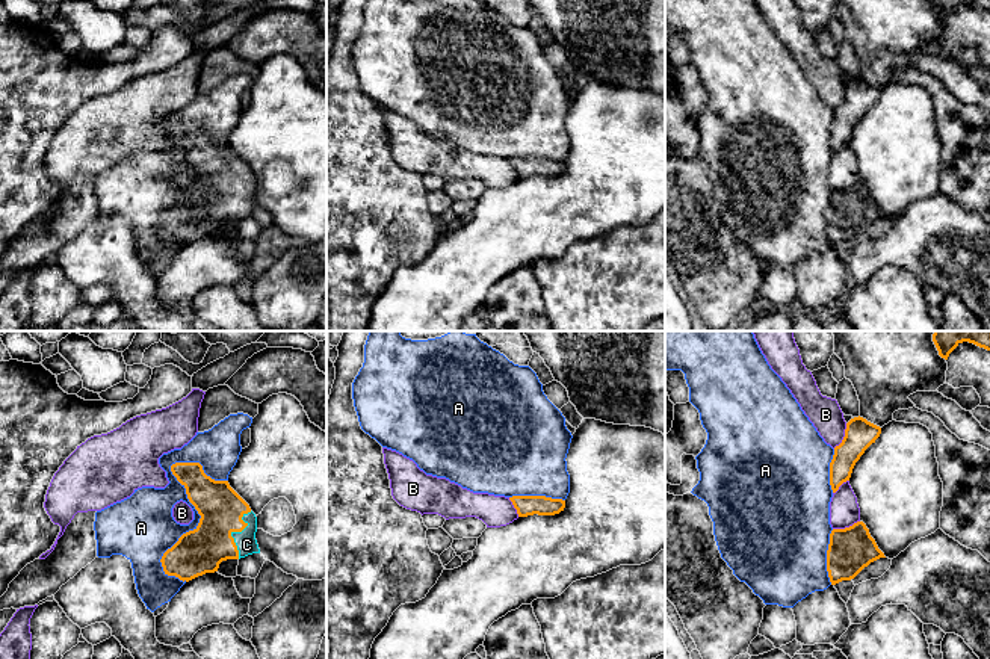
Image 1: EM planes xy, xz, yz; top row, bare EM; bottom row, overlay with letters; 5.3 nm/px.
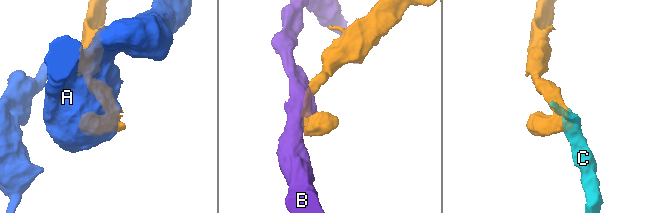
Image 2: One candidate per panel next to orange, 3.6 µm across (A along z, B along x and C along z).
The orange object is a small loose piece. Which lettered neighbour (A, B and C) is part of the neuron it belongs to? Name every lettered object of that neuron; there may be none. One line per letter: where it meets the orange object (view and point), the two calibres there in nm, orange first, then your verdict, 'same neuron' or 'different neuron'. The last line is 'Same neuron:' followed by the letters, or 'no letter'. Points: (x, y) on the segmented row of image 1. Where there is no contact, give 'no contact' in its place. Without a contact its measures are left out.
A: xy (201, 517) | 240/220 nm | different neuron
B: yz (844, 437) | 160/170 nm | different neuron
C: xy (235, 531) | 240/110 nm | same neuron
Same neuron: C

